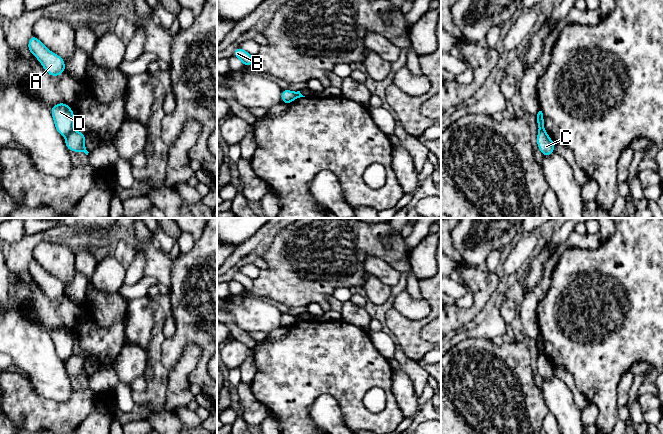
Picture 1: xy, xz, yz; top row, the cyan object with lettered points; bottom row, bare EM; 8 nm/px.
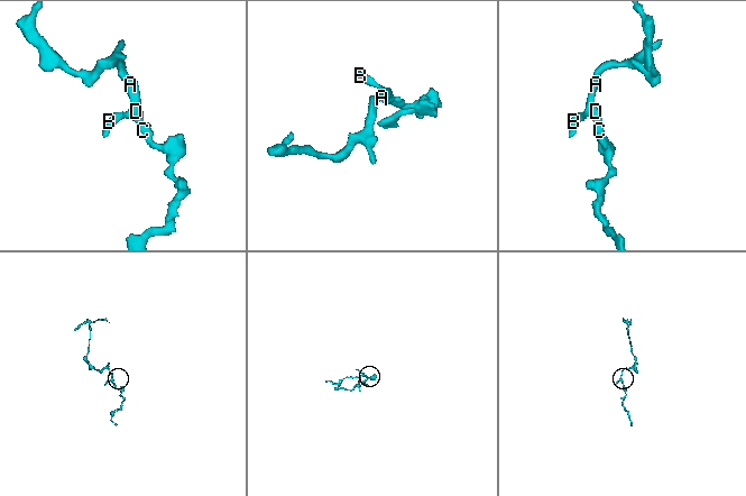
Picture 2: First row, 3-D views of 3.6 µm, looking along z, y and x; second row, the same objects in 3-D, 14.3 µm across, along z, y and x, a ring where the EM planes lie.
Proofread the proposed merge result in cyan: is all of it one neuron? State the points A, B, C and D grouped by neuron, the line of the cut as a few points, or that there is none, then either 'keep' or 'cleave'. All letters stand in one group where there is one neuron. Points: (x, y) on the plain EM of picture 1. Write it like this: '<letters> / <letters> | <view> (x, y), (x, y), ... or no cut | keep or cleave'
A B D / C | xy (72, 353), (66, 359) | cleave

